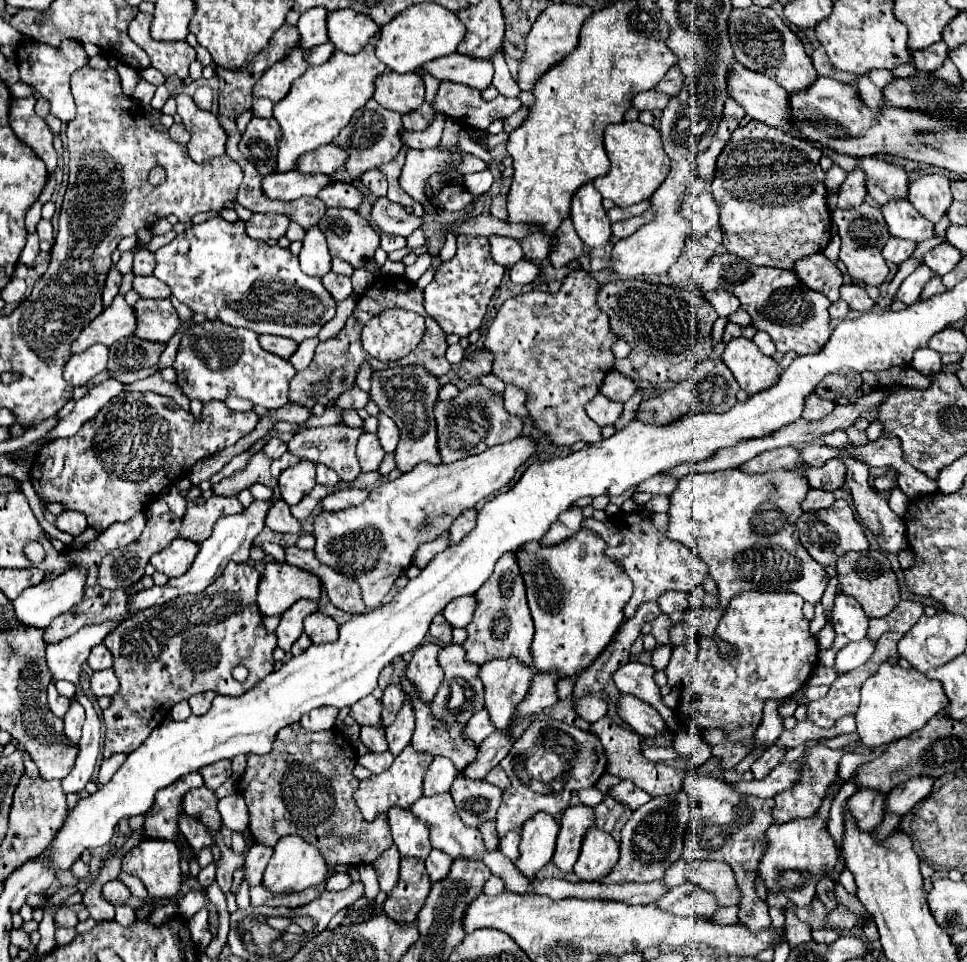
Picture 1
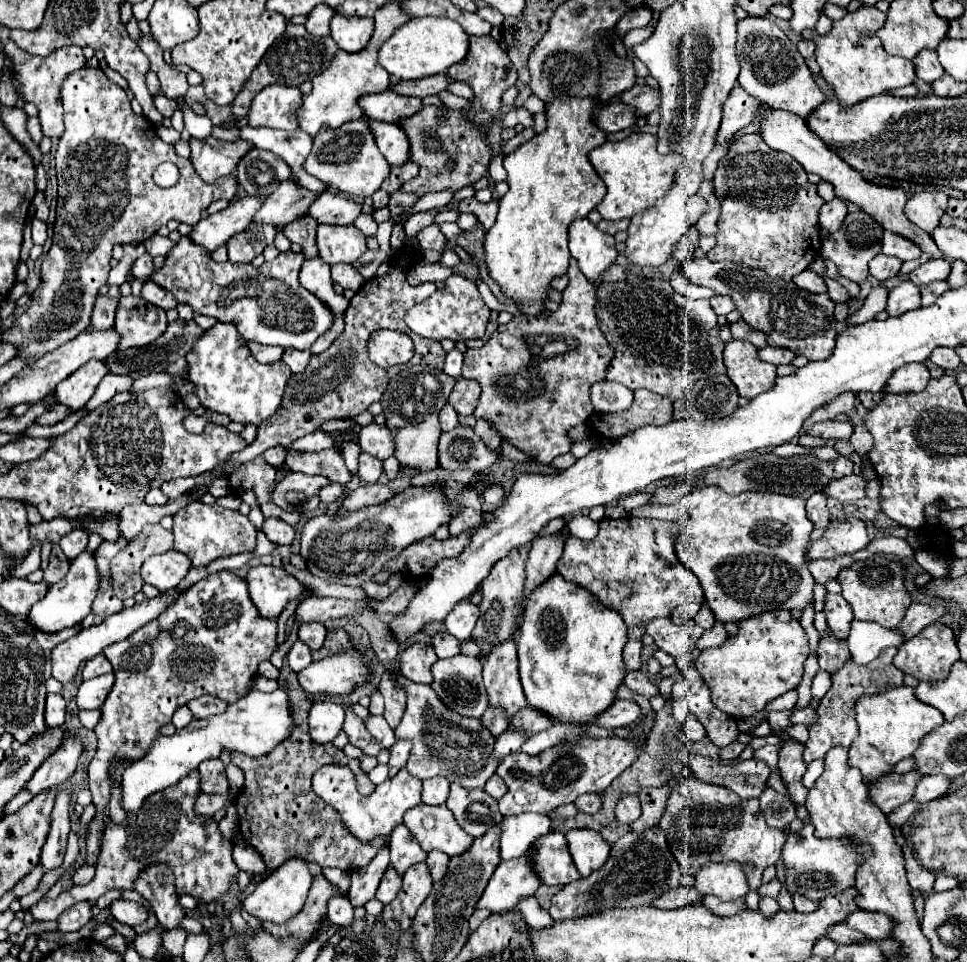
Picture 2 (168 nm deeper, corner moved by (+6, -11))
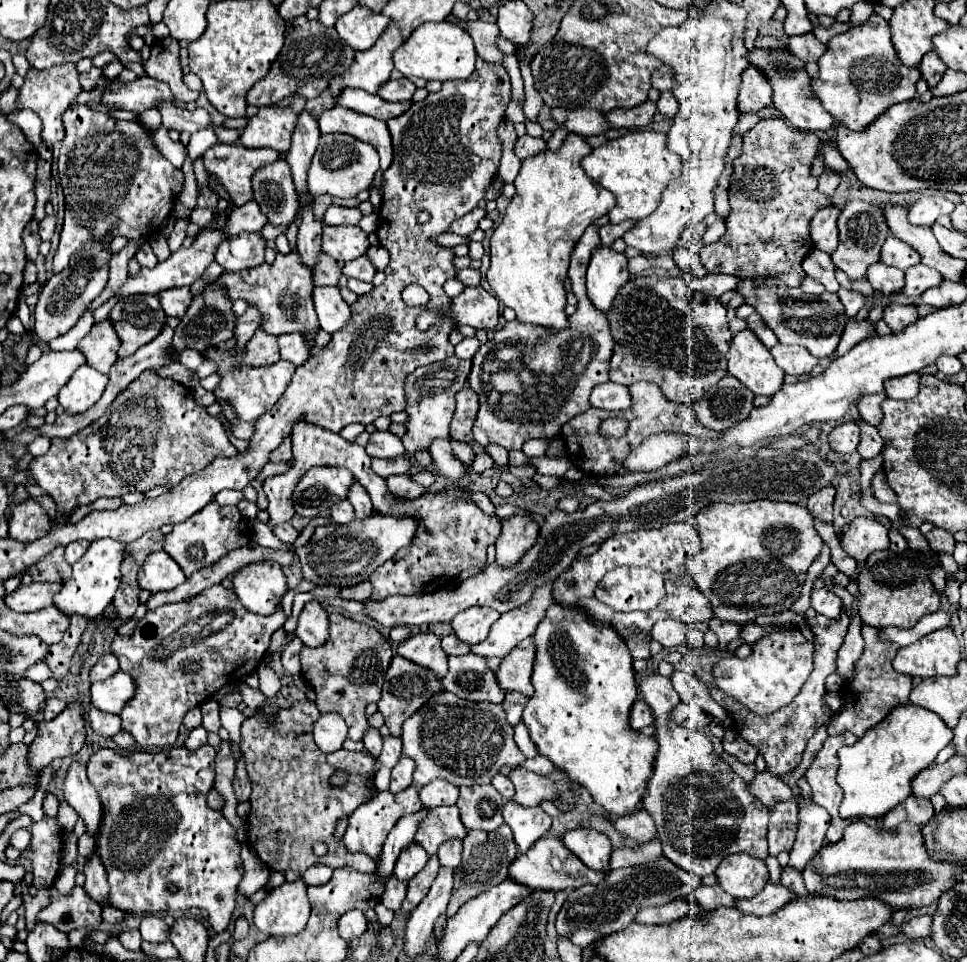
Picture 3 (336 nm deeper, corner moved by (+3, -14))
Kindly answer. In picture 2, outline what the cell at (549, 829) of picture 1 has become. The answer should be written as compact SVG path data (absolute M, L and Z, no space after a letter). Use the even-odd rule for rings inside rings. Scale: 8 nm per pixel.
M528 851L518 859L502 861L498 865L476 909L488 909L490 913L510 911L518 903L518 899L534 895L538 885L540 879L532 871L530 851Z

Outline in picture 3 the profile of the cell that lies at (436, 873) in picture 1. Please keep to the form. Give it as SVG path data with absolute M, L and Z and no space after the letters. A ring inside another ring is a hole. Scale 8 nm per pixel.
M457 840L443 842L437 850L437 856L439 856L439 862L443 868L457 868L461 862L461 842L457 842Z

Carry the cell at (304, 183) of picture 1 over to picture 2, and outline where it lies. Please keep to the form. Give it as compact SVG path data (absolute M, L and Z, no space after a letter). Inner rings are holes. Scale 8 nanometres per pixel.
M246 195L242 199L236 199L224 211L218 211L208 219L202 219L200 223L196 223L188 237L192 243L204 247L206 253L212 253L216 247L224 245L230 239L230 235L242 233L252 221L258 207L262 207L262 203L264 203L264 197L250 199Z

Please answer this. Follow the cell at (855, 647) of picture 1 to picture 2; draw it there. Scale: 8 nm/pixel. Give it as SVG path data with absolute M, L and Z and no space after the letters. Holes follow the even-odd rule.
M852 621L850 623L850 655L858 665L868 665L878 657L878 653L886 647L900 647L906 641L902 631L886 629L878 623Z

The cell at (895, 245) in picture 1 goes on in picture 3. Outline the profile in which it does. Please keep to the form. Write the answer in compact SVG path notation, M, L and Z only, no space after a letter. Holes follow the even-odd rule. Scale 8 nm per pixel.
M877 262L873 266L869 266L867 270L867 280L871 282L871 286L883 294L893 294L899 292L903 288L903 272L893 268L893 266L885 266L883 262Z

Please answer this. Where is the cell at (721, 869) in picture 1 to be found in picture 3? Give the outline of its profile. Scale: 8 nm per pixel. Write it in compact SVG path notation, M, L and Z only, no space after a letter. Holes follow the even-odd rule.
M729 854L721 864L719 868L715 870L715 876L717 876L717 884L731 896L735 898L753 898L757 892L763 890L765 882L769 880L769 872L767 872L767 866L765 862L757 860L757 858L749 858L749 854Z

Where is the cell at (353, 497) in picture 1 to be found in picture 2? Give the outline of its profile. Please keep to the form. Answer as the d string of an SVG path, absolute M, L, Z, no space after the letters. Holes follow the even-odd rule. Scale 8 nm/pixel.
M374 483L374 485L360 485L356 491L350 491L344 497L342 507L348 511L356 511L362 507L370 507L376 503L384 503L394 495L394 491L384 485L384 483Z

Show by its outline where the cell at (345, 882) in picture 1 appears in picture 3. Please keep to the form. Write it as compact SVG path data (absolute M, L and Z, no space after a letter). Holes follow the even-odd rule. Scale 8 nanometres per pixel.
M349 910L339 918L339 936L347 942L353 938L359 938L367 930L367 920L361 910Z

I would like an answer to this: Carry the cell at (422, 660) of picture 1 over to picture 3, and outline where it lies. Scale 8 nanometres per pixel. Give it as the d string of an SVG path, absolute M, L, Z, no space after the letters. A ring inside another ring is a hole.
M415 634L397 646L397 654L431 670L437 678L447 674L447 654L441 650L441 640L435 634Z

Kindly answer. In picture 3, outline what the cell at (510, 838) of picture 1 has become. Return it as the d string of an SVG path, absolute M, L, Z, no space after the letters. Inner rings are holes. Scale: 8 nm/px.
M507 802L503 808L505 824L511 826L513 838L519 854L525 854L539 838L543 838L551 828L551 818L539 806L523 810L521 806Z

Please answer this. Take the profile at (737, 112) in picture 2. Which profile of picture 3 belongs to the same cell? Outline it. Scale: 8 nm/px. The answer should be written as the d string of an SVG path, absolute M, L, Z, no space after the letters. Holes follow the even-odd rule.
M749 66L743 74L743 82L739 86L739 96L737 96L737 112L739 116L749 114L749 112L761 112L771 104L771 90L769 82L765 82L765 76Z

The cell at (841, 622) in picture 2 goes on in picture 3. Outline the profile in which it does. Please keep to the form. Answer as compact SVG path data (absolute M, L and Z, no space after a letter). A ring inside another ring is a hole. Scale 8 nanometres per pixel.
M821 588L821 590L813 590L811 592L811 606L817 610L817 614L823 614L831 620L839 620L841 618L841 598L835 596L833 592Z

